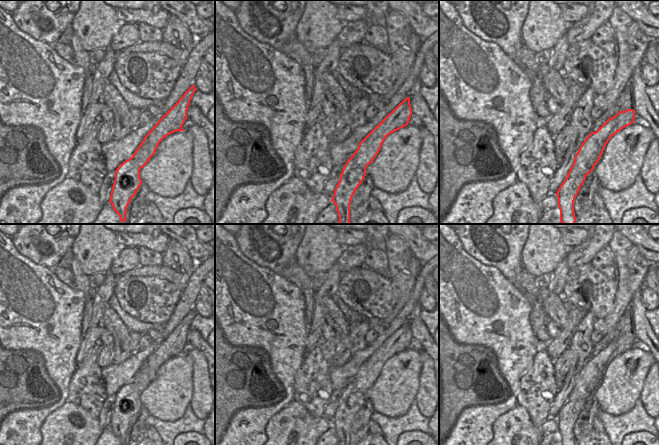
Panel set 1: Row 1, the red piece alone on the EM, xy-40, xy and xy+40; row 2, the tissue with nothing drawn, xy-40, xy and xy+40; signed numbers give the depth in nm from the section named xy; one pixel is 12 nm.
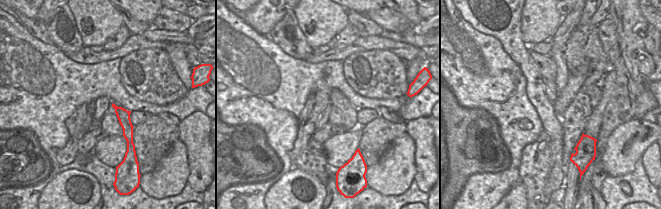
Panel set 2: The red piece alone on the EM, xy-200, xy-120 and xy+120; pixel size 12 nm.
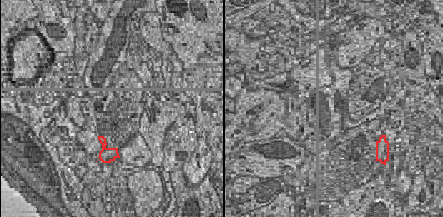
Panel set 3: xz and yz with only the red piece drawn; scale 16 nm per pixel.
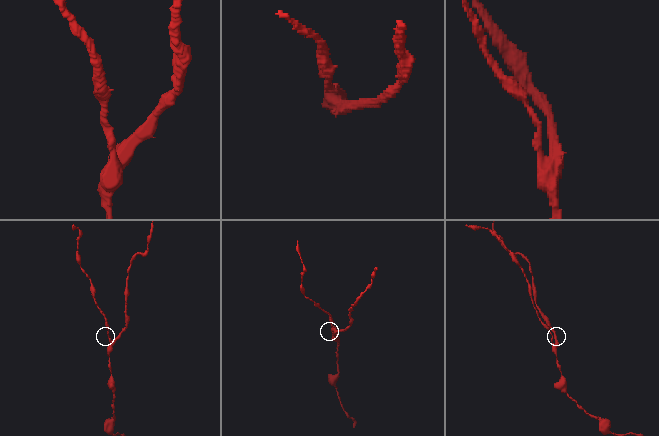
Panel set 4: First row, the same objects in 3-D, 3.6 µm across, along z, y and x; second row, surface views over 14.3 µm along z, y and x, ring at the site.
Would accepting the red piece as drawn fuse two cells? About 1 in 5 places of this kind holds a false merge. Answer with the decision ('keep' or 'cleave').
cleave

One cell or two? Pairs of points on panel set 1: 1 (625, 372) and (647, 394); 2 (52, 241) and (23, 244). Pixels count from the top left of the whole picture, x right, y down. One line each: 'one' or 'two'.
1: two
2: one

